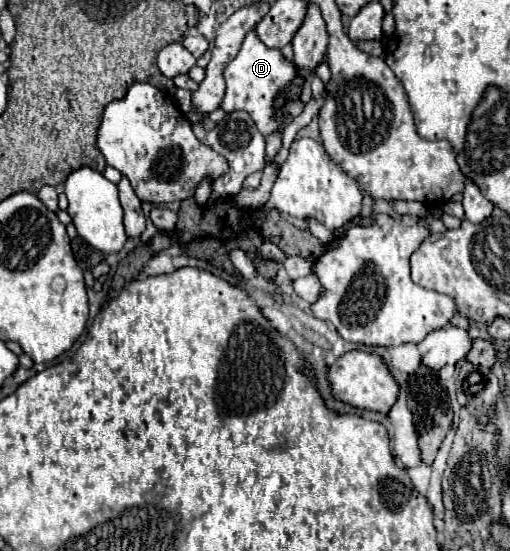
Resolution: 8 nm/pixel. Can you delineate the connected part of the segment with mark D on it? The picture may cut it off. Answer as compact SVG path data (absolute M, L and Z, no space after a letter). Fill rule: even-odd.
M255 30L247 32L245 42L239 50L239 54L227 64L225 68L225 82L227 82L227 92L223 96L225 100L225 112L235 112L235 110L245 110L257 124L259 132L263 136L281 130L285 124L289 124L297 114L301 114L303 110L303 102L301 100L293 100L289 102L289 106L285 106L287 118L275 118L275 110L273 110L273 98L275 94L285 88L285 84L289 84L295 78L295 66L293 62L289 62L281 50L275 48L267 48L259 36L255 34Z

